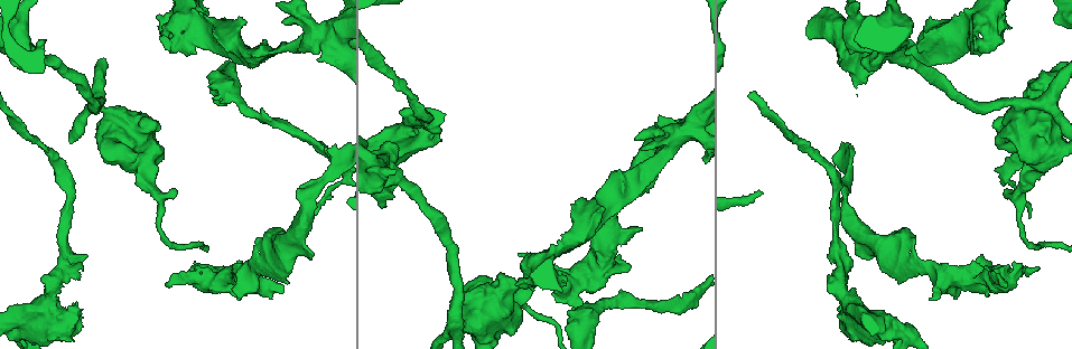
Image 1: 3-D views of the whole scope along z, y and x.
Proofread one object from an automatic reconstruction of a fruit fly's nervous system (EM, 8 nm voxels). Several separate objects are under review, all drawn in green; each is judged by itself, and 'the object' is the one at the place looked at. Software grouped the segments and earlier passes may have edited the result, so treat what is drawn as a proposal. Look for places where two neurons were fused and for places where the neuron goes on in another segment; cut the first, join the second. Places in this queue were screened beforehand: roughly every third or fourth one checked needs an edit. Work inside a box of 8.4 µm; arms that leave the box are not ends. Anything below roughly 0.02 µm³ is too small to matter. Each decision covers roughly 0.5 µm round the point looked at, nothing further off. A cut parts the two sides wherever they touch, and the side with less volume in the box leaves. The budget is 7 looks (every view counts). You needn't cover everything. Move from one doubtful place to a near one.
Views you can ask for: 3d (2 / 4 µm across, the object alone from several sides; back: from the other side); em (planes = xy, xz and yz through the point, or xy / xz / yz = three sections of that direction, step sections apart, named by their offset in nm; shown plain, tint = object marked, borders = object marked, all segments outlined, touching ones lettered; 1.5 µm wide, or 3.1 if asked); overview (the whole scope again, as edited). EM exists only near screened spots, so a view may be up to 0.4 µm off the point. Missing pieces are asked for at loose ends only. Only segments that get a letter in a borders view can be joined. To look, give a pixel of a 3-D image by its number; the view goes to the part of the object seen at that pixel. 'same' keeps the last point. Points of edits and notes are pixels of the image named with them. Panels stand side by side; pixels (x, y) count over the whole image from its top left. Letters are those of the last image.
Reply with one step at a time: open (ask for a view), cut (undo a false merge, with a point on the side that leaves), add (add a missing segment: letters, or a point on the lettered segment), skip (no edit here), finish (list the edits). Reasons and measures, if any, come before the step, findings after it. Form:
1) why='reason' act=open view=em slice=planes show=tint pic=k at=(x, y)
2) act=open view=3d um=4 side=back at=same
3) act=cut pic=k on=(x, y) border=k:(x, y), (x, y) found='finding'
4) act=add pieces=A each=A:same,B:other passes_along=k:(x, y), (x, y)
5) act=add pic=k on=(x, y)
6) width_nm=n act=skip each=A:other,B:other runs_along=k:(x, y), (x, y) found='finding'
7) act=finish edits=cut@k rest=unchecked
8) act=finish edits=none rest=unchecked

act=open view=em slice=yz step=4 show=tint pic=1 at=(81, 309)

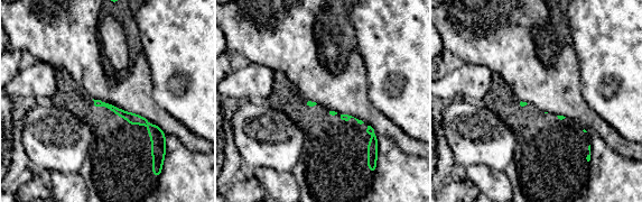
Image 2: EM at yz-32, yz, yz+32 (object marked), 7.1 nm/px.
act=open view=em slice=planes show=borders at=same

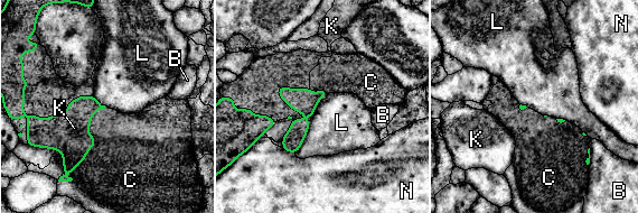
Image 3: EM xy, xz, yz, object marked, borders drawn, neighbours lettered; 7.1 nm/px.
act=add pieces=C each=B:other,C:same,K:other,L:other,N:other passes_along=3:(59, 136), (94, 139), (128, 148) found='the neuron continues'

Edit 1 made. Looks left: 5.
why='stops while still wide' act=open view=em slice=planes show=borders pic=1 at=(619, 259)

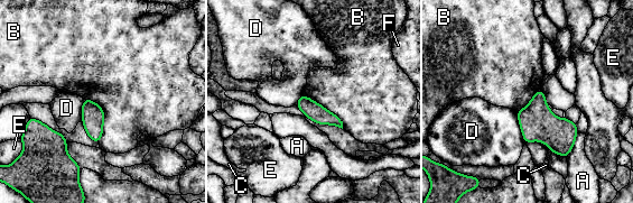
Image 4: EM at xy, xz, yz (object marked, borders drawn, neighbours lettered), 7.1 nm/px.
act=skip each=A:other,B:other,C:other,D:other,E:other,F:other border=4:(84, 98), (103, 111), (98, 142) found='none of them fits'

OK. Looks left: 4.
act=open view=em um=3.1 slice=xy step=8 show=tint pic=1 at=(104, 102)

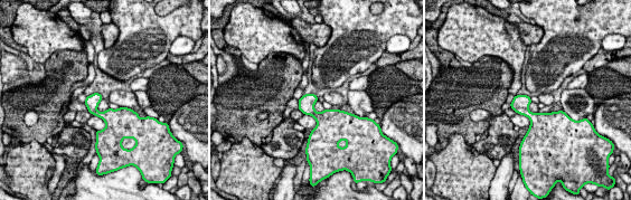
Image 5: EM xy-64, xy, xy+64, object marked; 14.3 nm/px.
act=open view=em um=3.1 slice=planes show=borders at=same

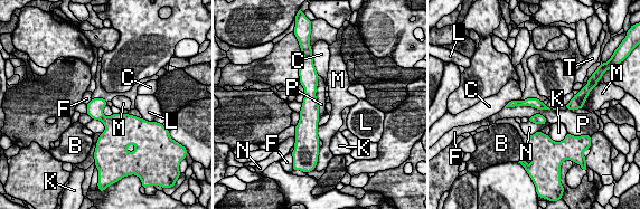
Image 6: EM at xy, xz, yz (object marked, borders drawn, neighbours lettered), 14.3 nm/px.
act=skip each=B:other,C:other,F:other,K:other,L:other,M:other,N:other,P:other,T:other border=6:(505, 106), (532, 105), (549, 110) found='continuous, no second neuron'

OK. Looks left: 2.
act=finish edits=add@3 rest=unchecked

